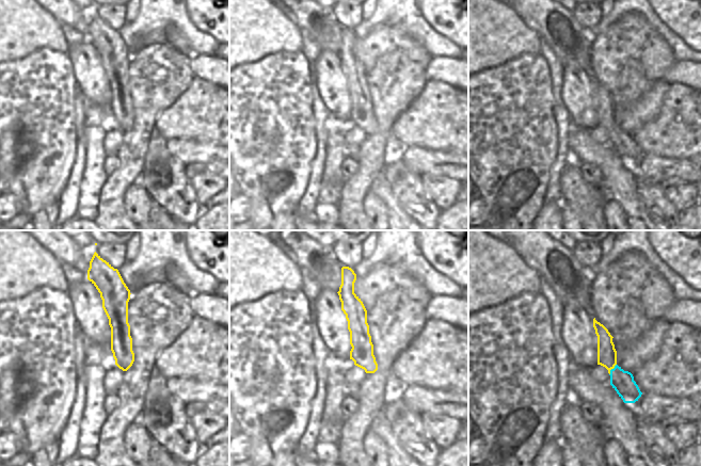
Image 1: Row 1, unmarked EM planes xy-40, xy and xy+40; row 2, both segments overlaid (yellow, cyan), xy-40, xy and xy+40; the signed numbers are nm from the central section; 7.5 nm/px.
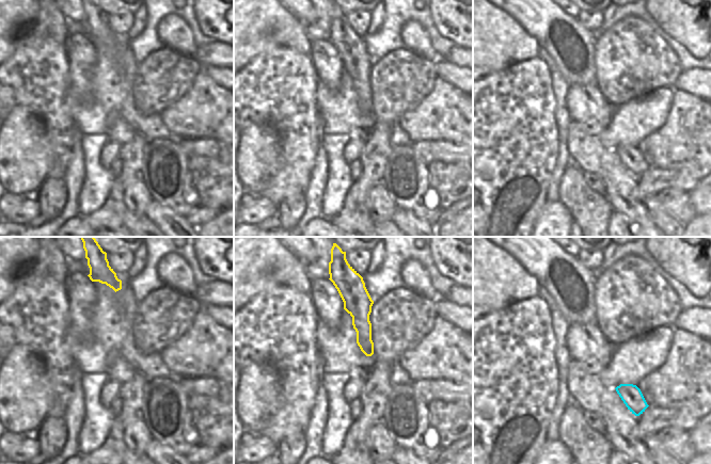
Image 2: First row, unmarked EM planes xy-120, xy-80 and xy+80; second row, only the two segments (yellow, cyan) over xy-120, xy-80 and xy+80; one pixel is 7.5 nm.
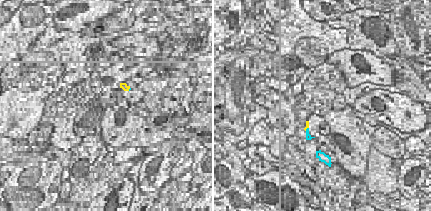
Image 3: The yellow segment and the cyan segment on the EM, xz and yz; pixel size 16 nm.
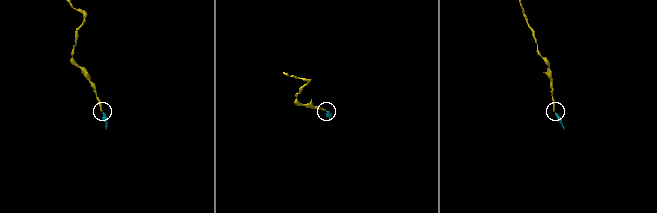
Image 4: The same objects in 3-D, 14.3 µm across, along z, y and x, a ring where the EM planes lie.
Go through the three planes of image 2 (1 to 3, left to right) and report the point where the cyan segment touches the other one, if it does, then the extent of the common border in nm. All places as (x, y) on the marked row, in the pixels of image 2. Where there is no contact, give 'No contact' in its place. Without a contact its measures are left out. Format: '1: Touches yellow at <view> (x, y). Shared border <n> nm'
1: No contact
2: No contact
3: No contact

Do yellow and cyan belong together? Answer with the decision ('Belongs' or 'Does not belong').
Belongs

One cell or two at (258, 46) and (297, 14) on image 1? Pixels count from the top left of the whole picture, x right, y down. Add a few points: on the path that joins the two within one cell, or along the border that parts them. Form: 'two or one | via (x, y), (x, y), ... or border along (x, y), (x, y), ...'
two | border along (281, 11), (300, 30)

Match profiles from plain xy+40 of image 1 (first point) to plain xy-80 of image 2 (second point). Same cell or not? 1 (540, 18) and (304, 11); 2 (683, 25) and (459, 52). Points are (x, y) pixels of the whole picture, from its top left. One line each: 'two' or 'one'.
1: one
2: two

